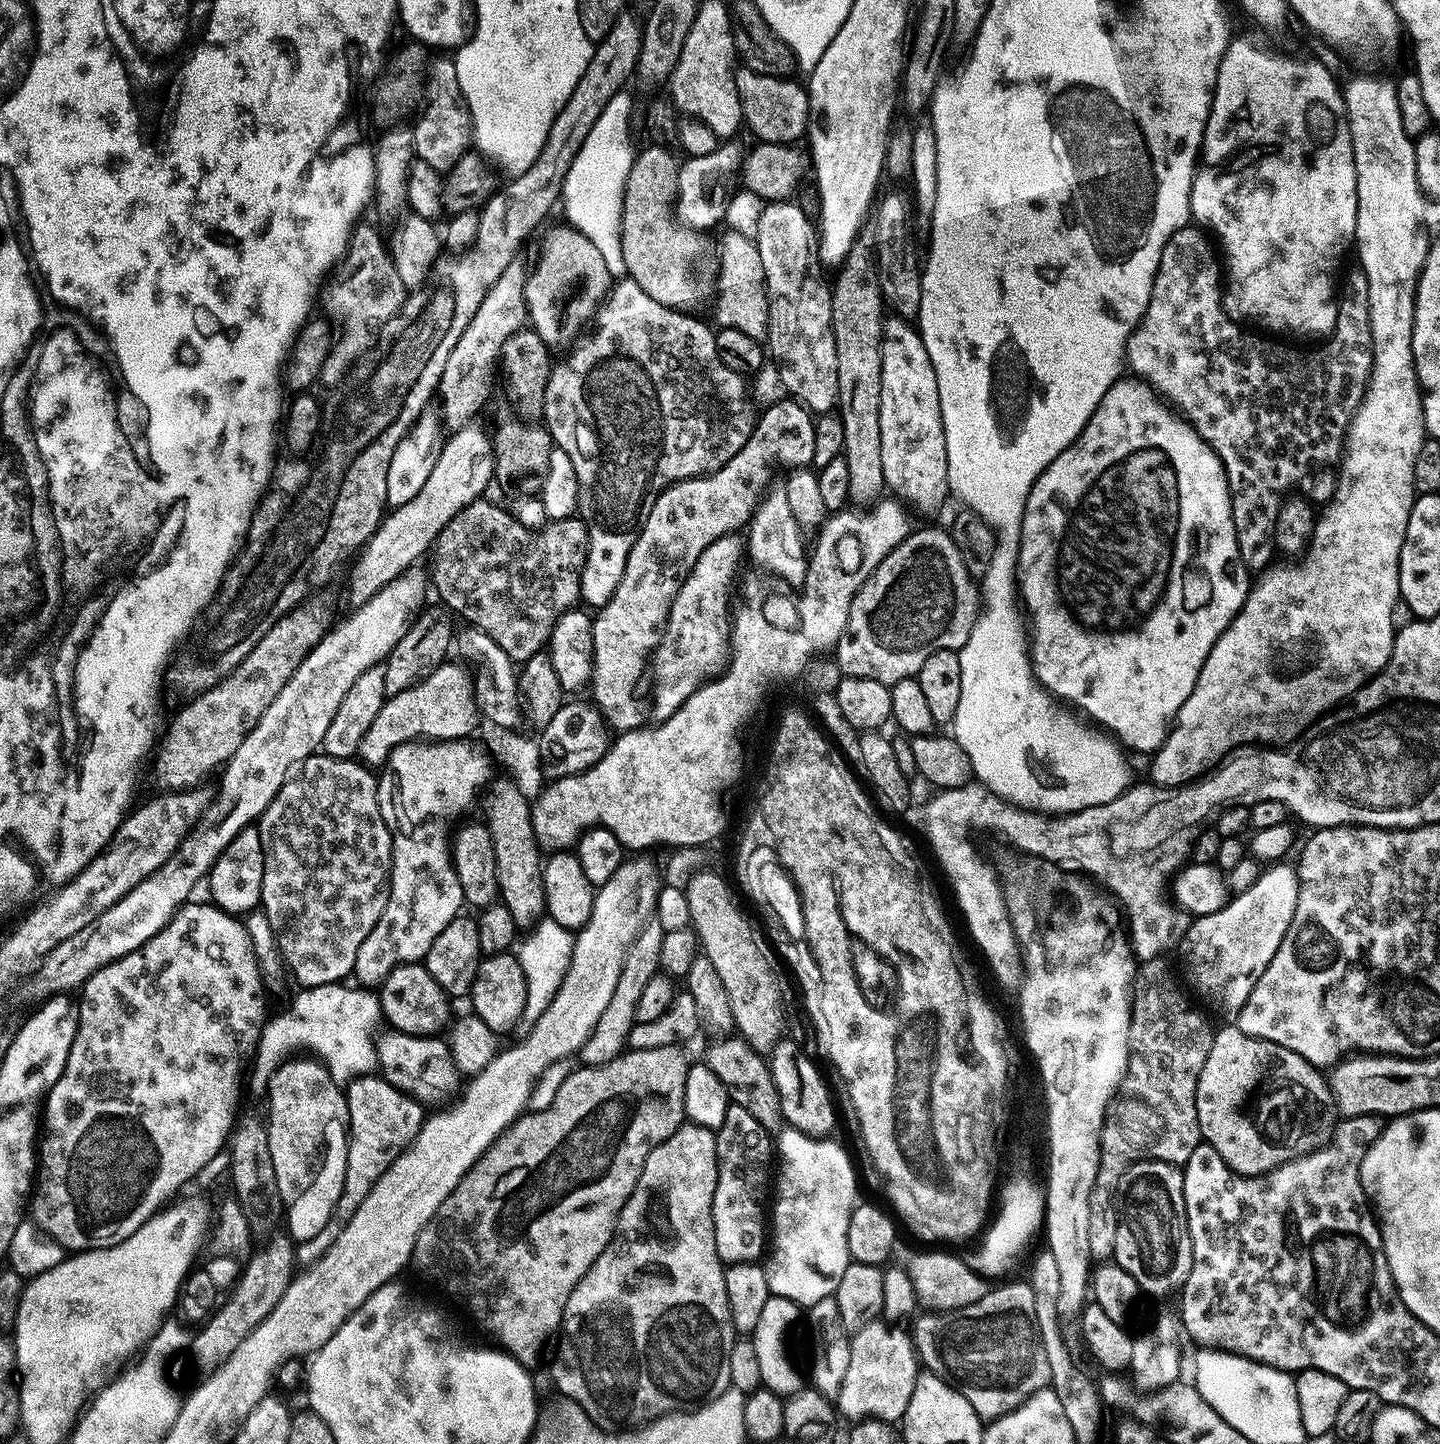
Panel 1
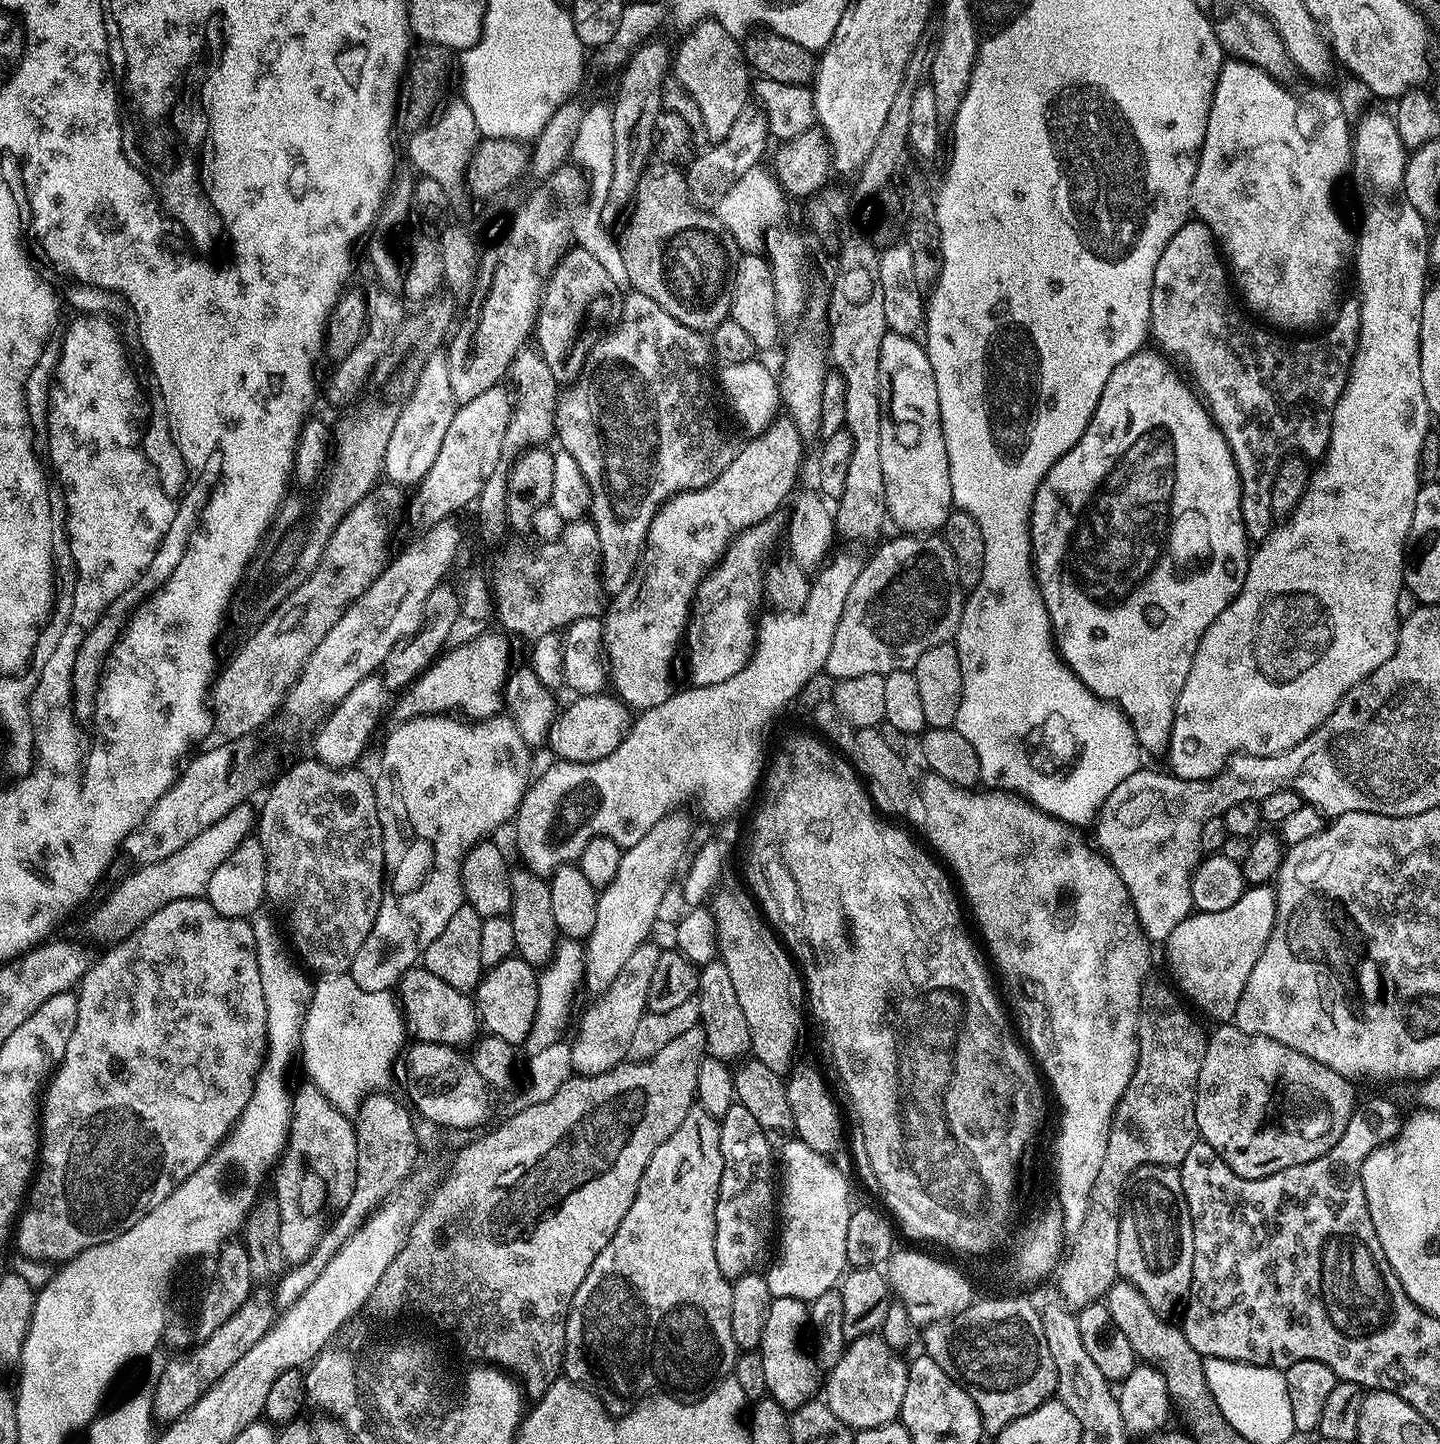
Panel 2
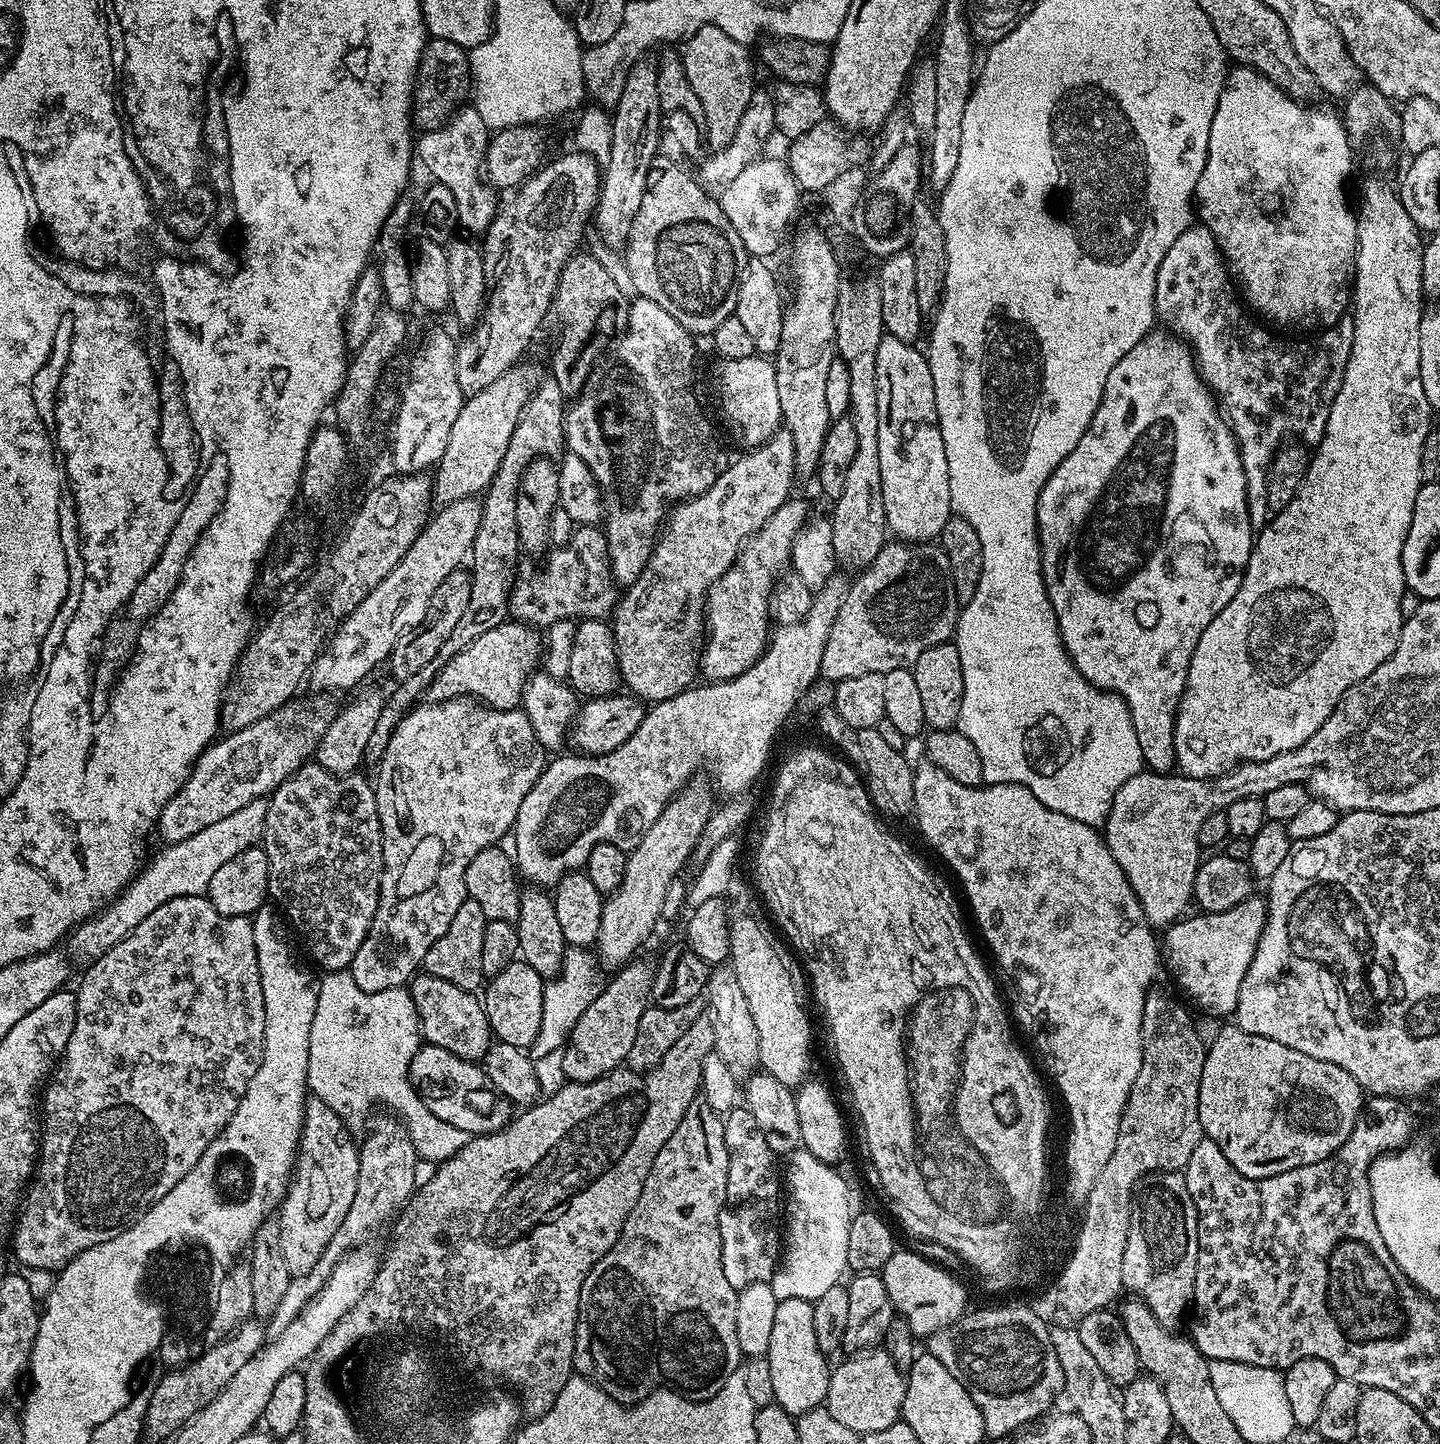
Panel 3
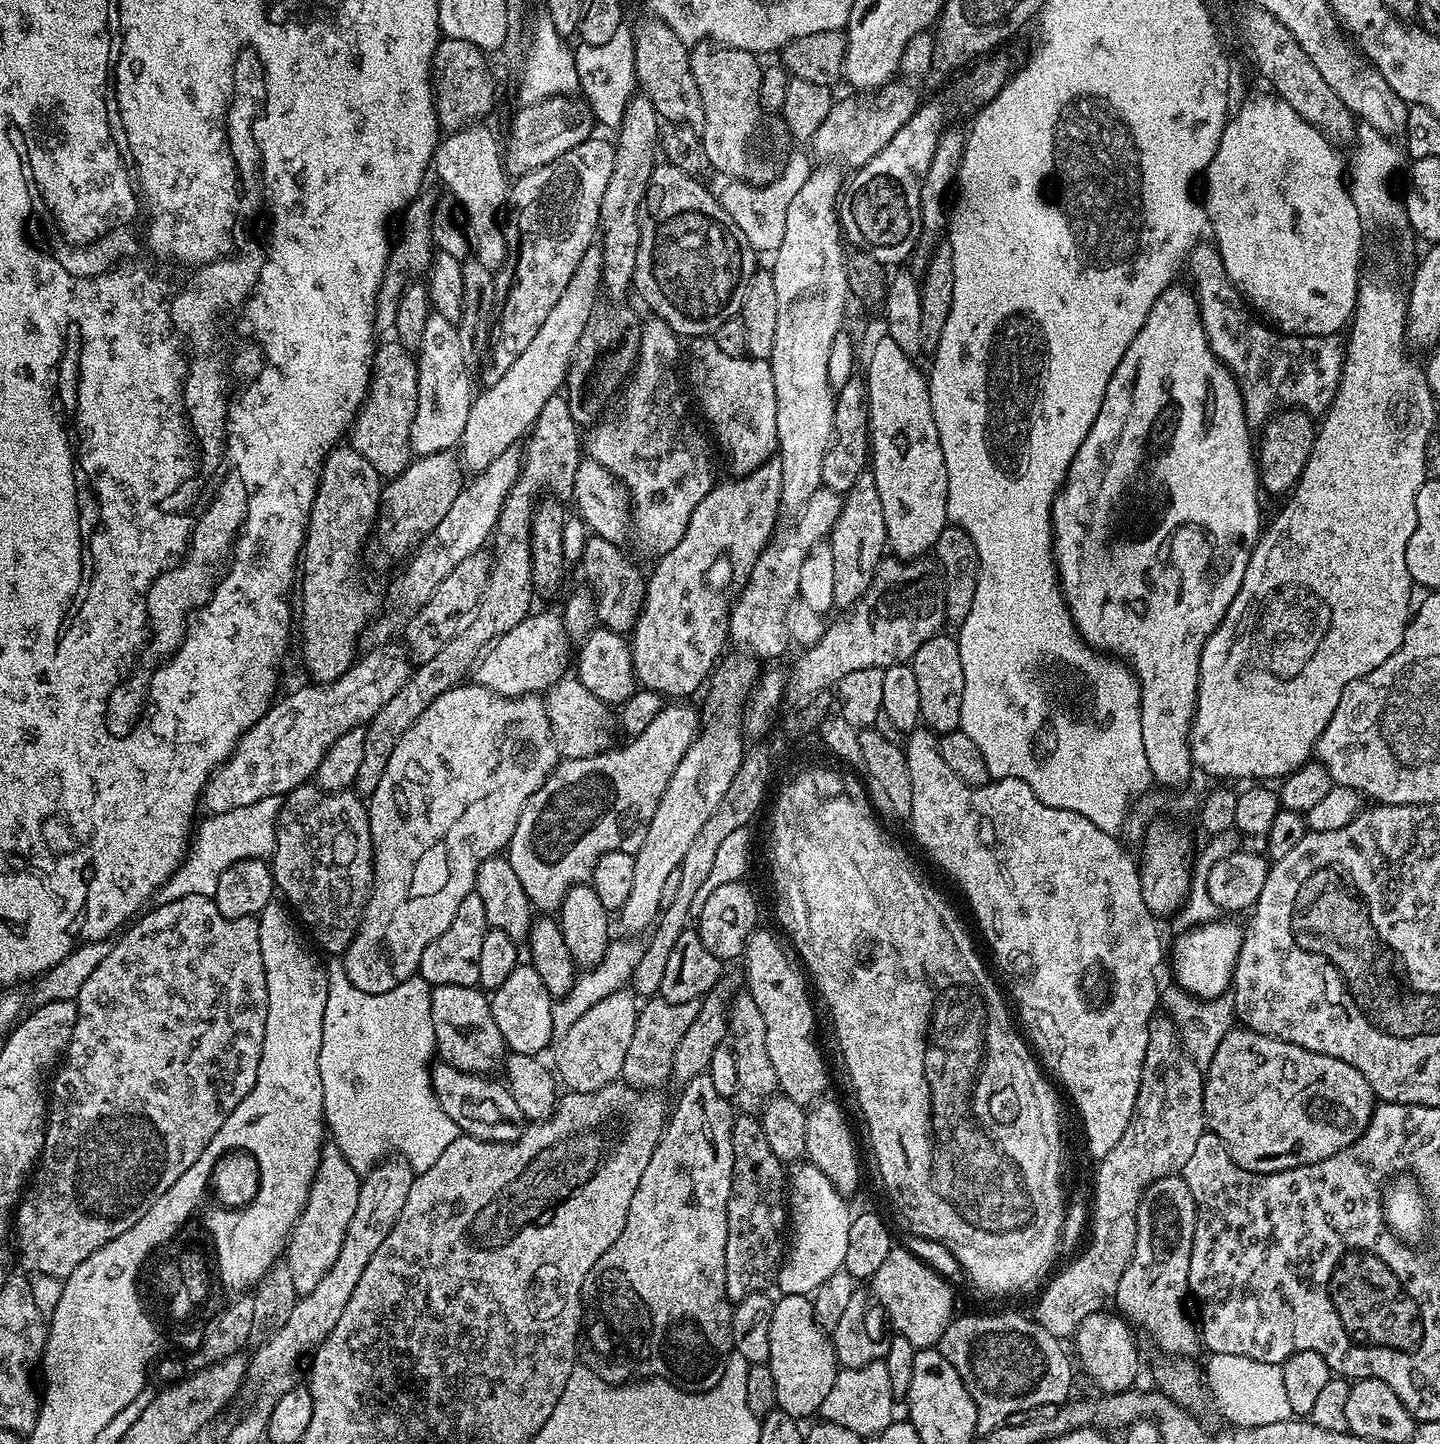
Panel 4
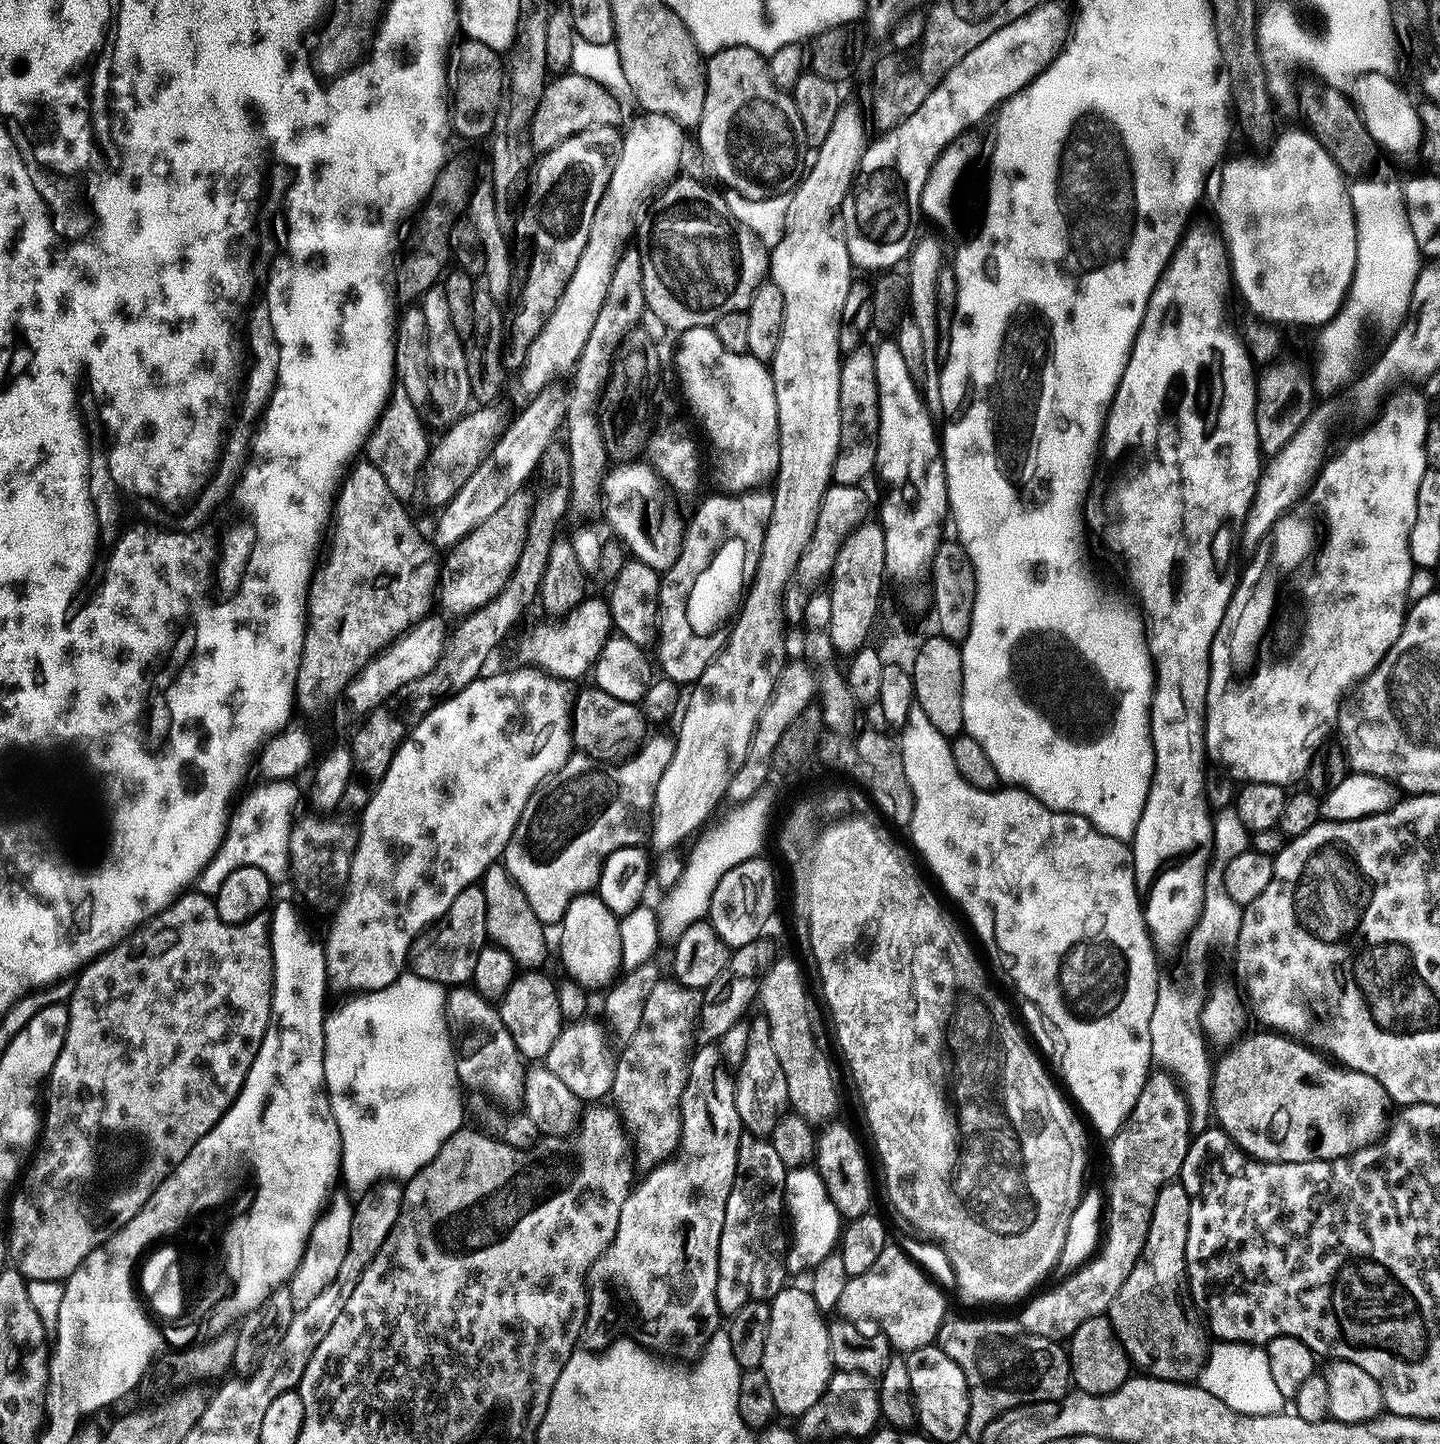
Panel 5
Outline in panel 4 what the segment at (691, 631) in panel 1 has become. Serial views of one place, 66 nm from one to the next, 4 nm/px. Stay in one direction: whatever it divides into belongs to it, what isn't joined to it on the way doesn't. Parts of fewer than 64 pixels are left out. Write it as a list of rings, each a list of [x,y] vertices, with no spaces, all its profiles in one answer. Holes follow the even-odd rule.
[[[821,486],[818,490],[814,490],[814,494],[810,494],[810,502],[806,502],[806,506],[800,509],[795,517],[796,525],[792,529],[781,527],[778,534],[773,535],[770,546],[761,552],[756,560],[756,565],[752,567],[748,582],[743,585],[741,591],[744,593],[737,600],[735,597],[734,603],[731,605],[728,613],[728,634],[732,644],[748,644],[750,651],[761,652],[764,656],[783,650],[784,640],[786,642],[786,621],[790,616],[789,610],[787,612],[784,608],[791,606],[792,599],[794,601],[797,599],[800,590],[802,562],[808,557],[814,545],[827,541],[831,537],[832,527],[838,522],[843,505],[844,496],[841,493]]]

